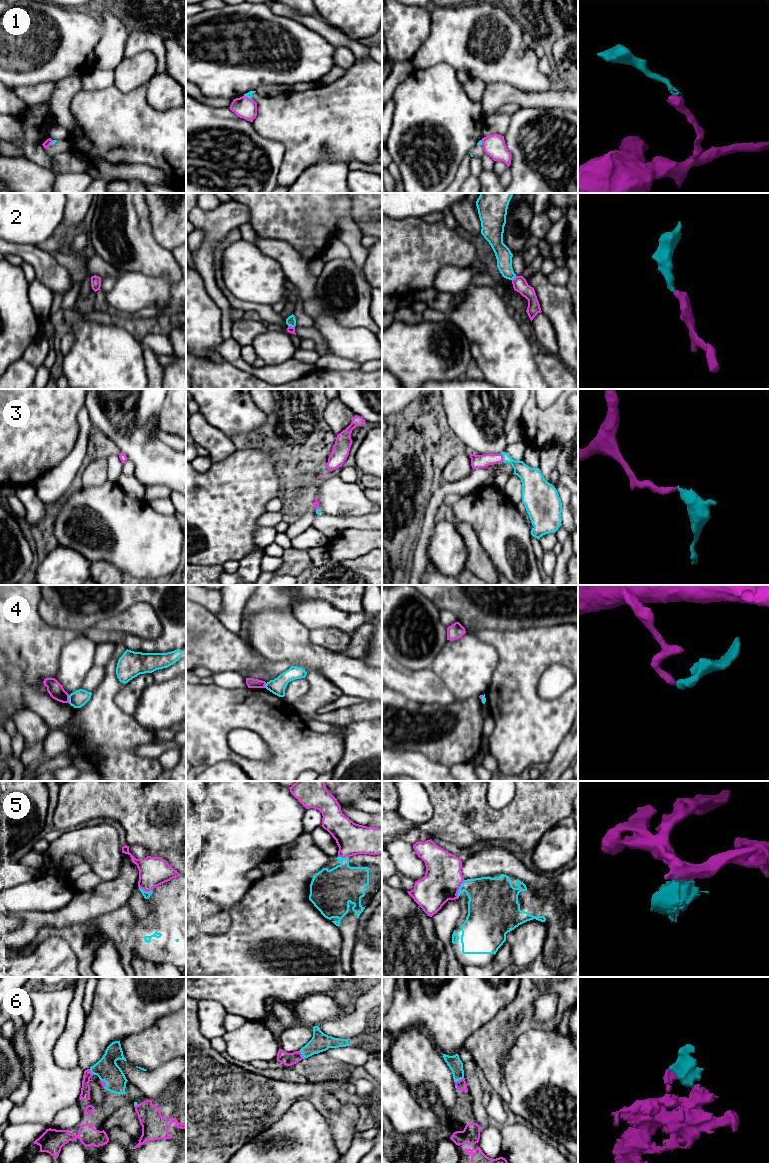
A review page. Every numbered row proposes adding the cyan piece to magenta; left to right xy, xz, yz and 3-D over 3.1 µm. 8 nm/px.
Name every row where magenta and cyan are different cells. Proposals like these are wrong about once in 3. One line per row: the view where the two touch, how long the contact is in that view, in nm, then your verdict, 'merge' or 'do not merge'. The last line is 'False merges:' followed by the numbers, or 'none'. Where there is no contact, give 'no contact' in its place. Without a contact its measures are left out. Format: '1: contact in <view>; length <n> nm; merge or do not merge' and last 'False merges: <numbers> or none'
1: contact in xz; length 80 nm; do not merge
2: contact in yz; length 50 nm; merge
3: contact in yz; length 70 nm; merge
4: contact in xy; length 60 nm; do not merge
5: contact in yz; length 160 nm; do not merge
6: contact in xz; length 80 nm; merge
False merges: 1, 4, 5

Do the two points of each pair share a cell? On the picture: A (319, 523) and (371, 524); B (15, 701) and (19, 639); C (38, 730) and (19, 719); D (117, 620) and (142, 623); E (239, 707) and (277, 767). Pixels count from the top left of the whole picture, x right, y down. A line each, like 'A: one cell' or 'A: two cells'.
A: one cell
B: one cell
C: one cell
D: one cell
E: one cell

